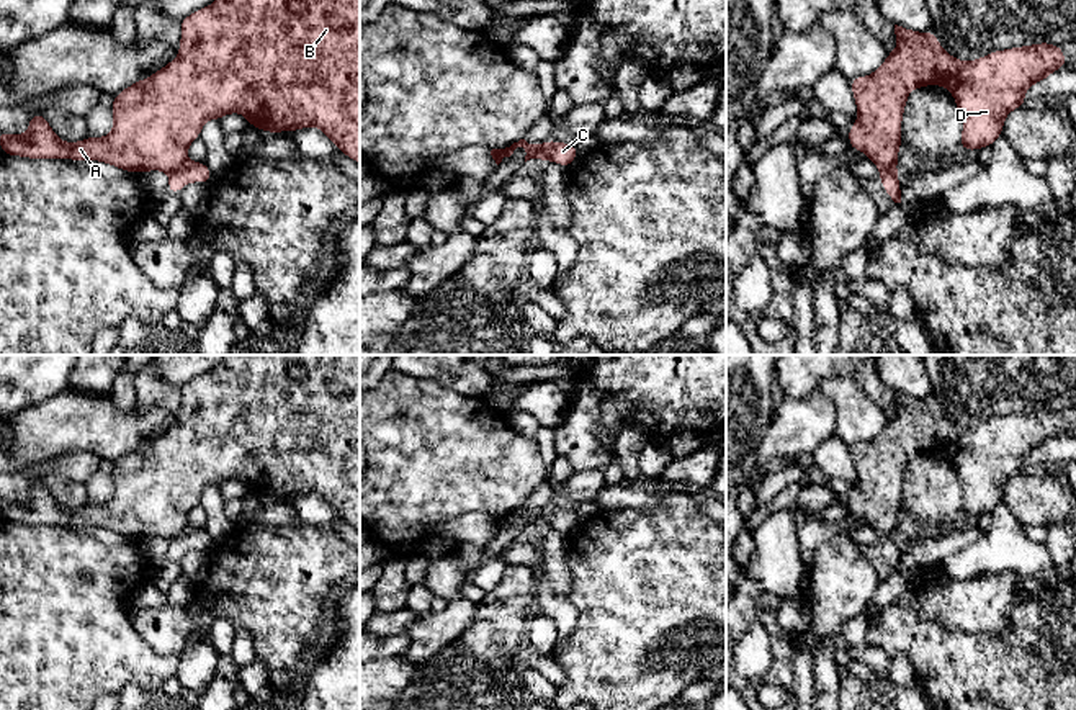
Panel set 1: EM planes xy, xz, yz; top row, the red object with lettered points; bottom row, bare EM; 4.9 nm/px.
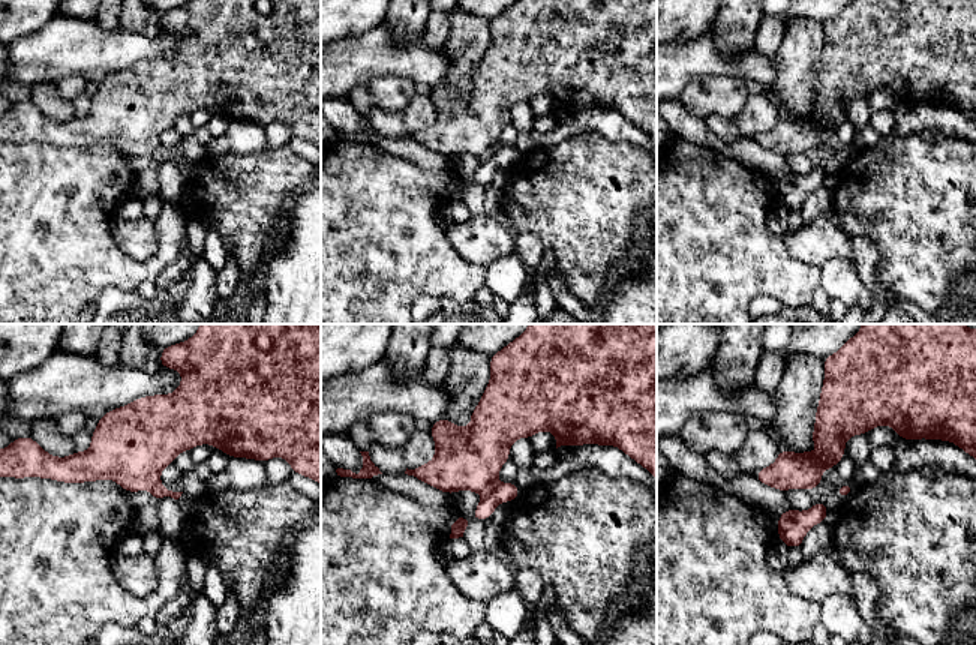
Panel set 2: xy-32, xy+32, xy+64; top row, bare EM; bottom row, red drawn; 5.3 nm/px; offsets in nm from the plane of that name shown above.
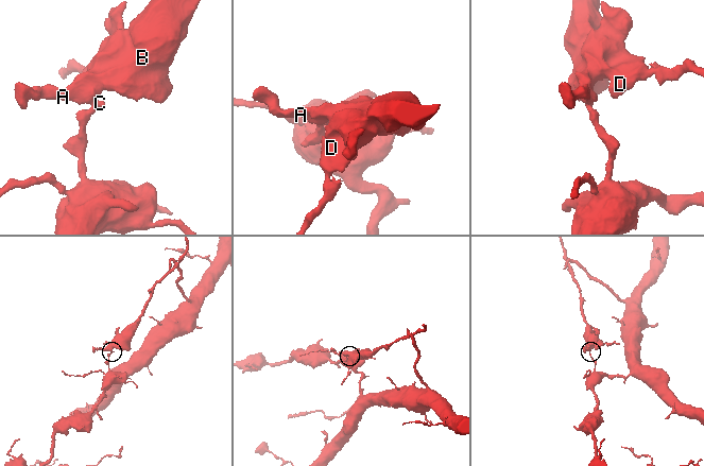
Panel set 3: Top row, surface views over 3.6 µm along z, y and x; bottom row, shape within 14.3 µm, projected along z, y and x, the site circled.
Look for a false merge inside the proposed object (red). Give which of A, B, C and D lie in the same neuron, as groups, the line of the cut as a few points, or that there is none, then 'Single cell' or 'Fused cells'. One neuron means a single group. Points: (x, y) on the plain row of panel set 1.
Groups: A B D / C. Split along xy (188, 529), (170, 542). Fused cells

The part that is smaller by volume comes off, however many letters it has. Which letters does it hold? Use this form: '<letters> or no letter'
A, B, D

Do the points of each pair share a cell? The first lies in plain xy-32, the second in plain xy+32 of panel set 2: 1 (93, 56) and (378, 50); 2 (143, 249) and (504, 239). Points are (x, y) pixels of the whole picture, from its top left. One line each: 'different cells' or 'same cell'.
1: same cell
2: same cell

